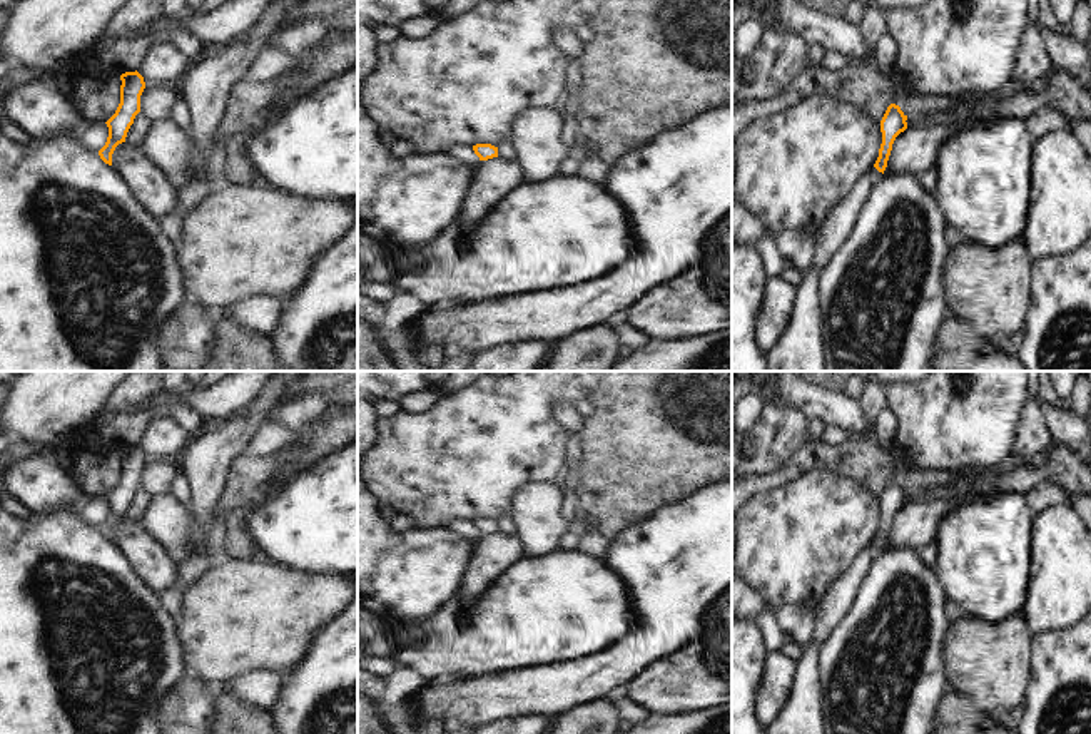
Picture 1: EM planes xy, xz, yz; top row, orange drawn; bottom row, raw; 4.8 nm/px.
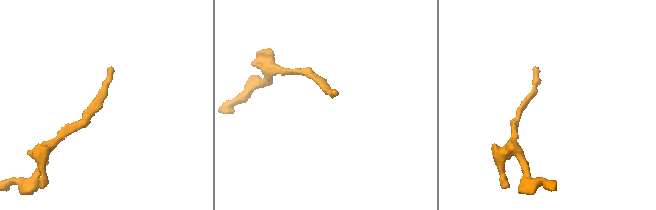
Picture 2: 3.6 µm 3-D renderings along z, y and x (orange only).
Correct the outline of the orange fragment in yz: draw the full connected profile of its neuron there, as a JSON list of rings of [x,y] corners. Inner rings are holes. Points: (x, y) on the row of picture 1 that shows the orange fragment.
[[[891,104],[880,120],[882,144],[874,167],[884,174],[896,137],[907,129],[907,115]]]

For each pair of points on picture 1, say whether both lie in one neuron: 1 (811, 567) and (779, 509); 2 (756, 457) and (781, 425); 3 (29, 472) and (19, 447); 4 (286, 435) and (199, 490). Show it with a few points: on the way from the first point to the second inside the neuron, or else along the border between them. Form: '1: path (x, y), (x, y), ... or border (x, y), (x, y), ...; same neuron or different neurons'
1: path (796, 552), (779, 524); same neuron
2: path (764, 448), (777, 433); same neuron
3: border (47, 445), (17, 458); different neurons
4: border (264, 418), (241, 450); different neurons

